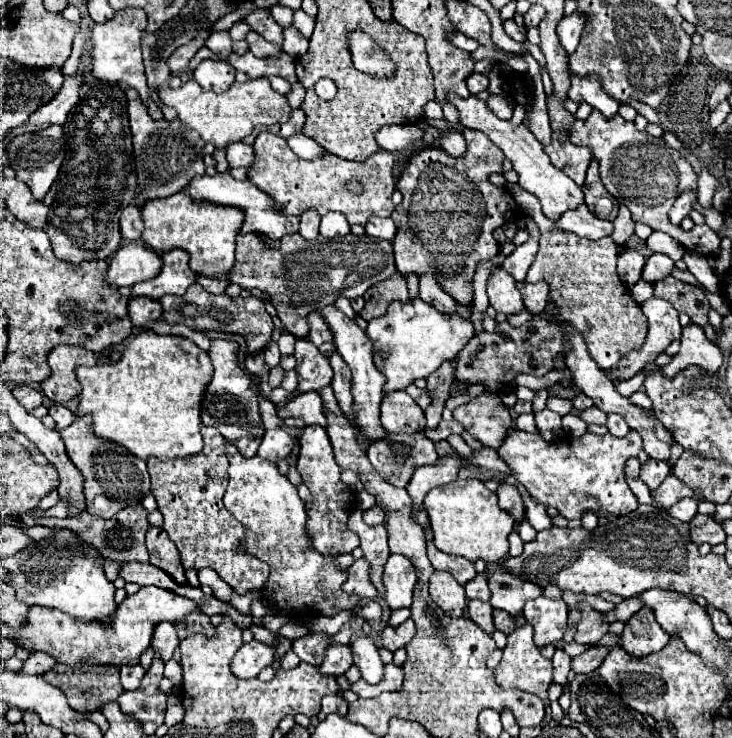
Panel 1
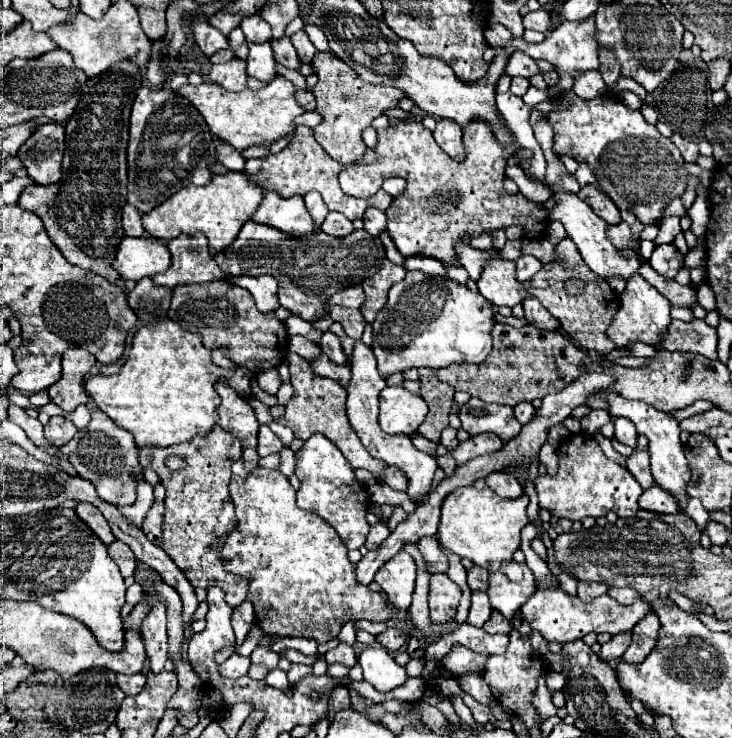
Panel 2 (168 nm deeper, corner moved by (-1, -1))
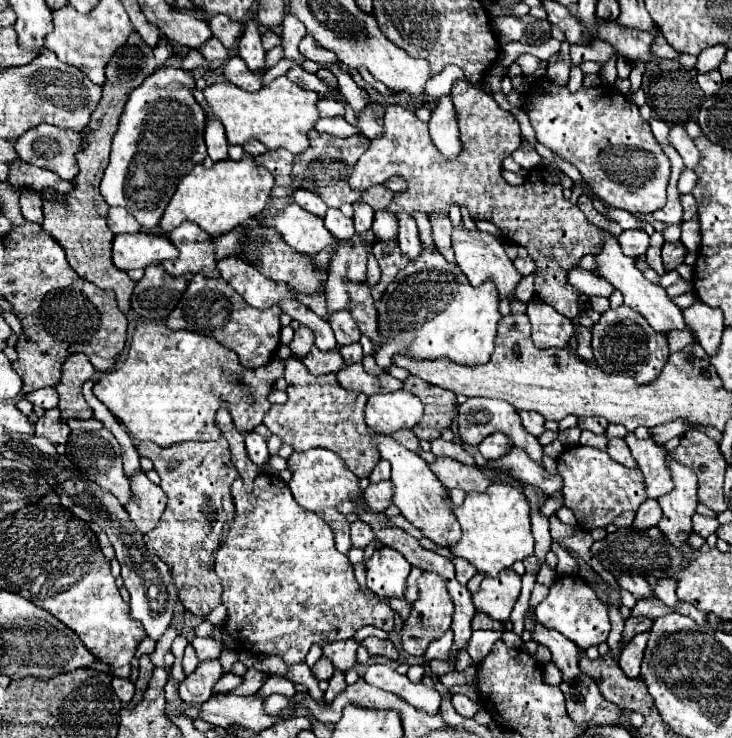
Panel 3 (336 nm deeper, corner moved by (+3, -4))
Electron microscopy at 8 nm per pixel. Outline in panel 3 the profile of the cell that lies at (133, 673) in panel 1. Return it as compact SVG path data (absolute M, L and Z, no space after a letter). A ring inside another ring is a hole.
M114 678L112 680L112 688L114 688L114 694L122 702L130 702L132 696L134 696L134 684L128 678Z

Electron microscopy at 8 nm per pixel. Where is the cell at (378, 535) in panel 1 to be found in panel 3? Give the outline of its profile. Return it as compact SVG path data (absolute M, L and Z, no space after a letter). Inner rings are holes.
M356 520L350 524L350 538L356 548L366 548L366 544L374 540L374 532L366 522Z

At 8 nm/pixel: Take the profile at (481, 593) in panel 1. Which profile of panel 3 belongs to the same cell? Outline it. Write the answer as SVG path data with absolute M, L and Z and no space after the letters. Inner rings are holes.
M452 558L452 562L454 562L454 566L456 566L456 580L460 582L460 584L468 584L468 580L478 572L470 562L466 562L466 560L462 560L462 558Z

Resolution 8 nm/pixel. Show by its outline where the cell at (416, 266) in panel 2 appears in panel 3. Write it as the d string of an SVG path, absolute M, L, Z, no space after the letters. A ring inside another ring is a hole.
M402 212L402 216L398 216L398 242L400 242L400 250L410 260L418 258L418 254L422 252L416 222L414 222L412 216L406 216L406 212Z

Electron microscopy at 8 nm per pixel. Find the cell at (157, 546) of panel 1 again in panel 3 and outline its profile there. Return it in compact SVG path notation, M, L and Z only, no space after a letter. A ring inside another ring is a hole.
M138 470L130 478L130 488L132 488L130 490L132 498L124 506L124 510L130 514L136 528L142 534L146 534L158 524L158 520L166 508L166 494L162 492L160 486L156 486L148 480L144 470Z

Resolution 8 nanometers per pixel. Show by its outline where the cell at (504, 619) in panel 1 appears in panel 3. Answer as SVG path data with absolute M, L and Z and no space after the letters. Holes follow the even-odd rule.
M478 612L478 614L474 616L472 628L474 628L474 630L504 630L504 626L502 626L500 622L492 620L490 616L486 616L486 614L482 614L482 612Z

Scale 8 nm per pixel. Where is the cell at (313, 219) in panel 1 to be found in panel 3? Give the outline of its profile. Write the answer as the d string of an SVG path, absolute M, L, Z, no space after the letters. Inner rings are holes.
M298 188L298 190L292 194L292 198L294 198L294 202L296 202L298 206L302 206L304 210L308 210L308 212L312 212L312 214L316 214L316 216L324 216L326 210L328 210L328 206L324 204L324 200L318 198L318 196L316 196L314 192L310 192L310 190Z

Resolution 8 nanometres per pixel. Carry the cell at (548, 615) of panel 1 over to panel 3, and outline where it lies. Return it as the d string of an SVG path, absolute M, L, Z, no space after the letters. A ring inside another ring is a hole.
M560 576L550 586L548 596L534 608L536 618L546 628L558 630L562 636L572 640L578 648L586 650L590 646L598 646L606 642L610 632L610 618L608 618L608 606L602 604L594 590L580 578L580 576Z

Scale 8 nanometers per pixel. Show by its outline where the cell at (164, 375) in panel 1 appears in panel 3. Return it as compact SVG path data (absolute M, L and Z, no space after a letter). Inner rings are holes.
M148 322L138 324L132 336L130 352L122 368L112 370L102 376L100 382L94 384L94 396L120 420L124 422L128 434L138 440L152 440L158 446L172 446L184 440L218 440L220 430L216 426L216 412L222 402L228 402L227 410L238 430L252 432L258 424L262 424L264 414L270 410L268 394L272 384L282 376L284 364L280 358L266 364L266 368L250 370L236 360L234 352L218 344L210 336L202 336L190 330L170 330L164 322Z

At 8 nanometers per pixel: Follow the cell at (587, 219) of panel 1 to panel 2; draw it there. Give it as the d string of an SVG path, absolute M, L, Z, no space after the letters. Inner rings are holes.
M624 221L618 223L618 225L608 225L606 235L610 237L612 245L618 247L618 249L620 249L620 247L628 247L628 245L632 245L634 249L638 249L638 245L640 245L640 241L632 241L630 227L628 227Z

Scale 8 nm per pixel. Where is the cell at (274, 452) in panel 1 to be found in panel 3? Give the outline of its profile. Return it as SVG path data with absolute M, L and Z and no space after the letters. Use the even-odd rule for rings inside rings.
M250 432L250 434L246 434L244 438L246 438L244 442L246 442L246 452L248 452L248 458L250 458L254 464L262 466L262 464L268 460L266 440L264 440L260 434L256 434L256 432Z

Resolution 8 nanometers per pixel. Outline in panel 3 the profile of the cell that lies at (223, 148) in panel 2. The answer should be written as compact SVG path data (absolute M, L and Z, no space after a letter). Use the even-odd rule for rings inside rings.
M194 88L192 94L196 96L198 104L204 108L204 114L206 114L204 140L206 140L206 146L208 146L208 156L210 156L214 162L220 162L220 160L228 158L228 140L226 140L224 128L222 128L222 124L218 124L218 120L214 120L214 116L210 116L210 112L206 112L206 100L198 94L196 88Z

